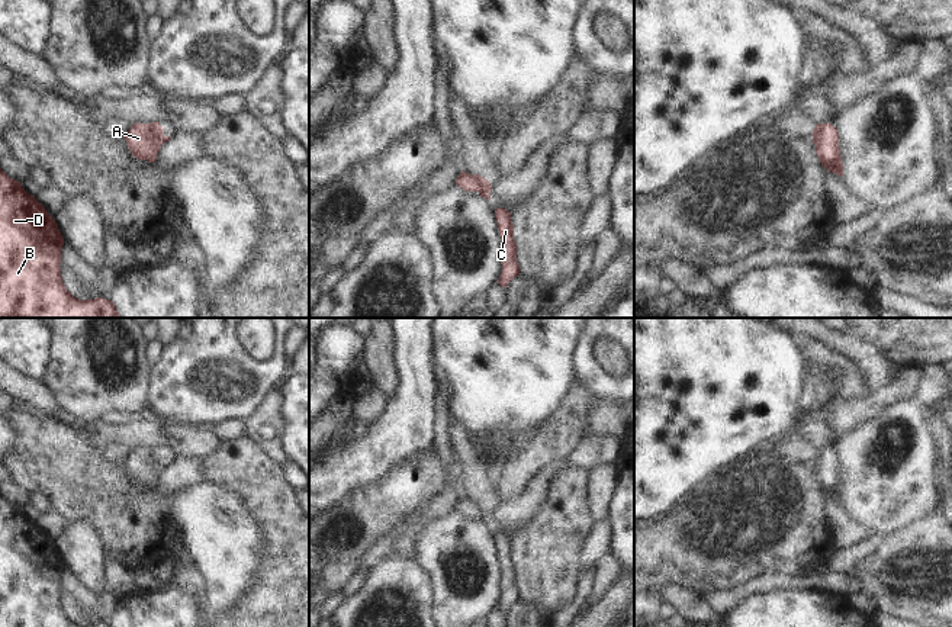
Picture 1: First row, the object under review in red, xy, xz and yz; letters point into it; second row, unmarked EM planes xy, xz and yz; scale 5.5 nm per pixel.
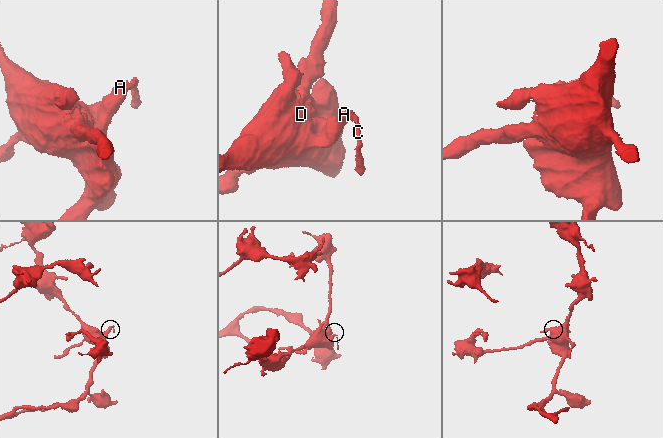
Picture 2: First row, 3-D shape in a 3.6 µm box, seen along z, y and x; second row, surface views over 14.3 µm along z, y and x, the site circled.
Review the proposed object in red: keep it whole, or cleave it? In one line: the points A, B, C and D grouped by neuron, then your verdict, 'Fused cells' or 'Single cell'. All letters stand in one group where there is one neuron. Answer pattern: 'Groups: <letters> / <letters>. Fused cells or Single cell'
Groups: A B D / C. Fused cells.

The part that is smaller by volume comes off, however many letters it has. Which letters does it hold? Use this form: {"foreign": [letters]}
{"foreign": ["C"]}

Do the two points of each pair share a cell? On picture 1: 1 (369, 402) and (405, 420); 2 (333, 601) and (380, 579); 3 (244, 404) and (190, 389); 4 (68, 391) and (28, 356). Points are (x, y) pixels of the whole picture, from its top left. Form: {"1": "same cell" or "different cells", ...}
{"1": "different cells", "2": "different cells", "3": "same cell", "4": "different cells"}

